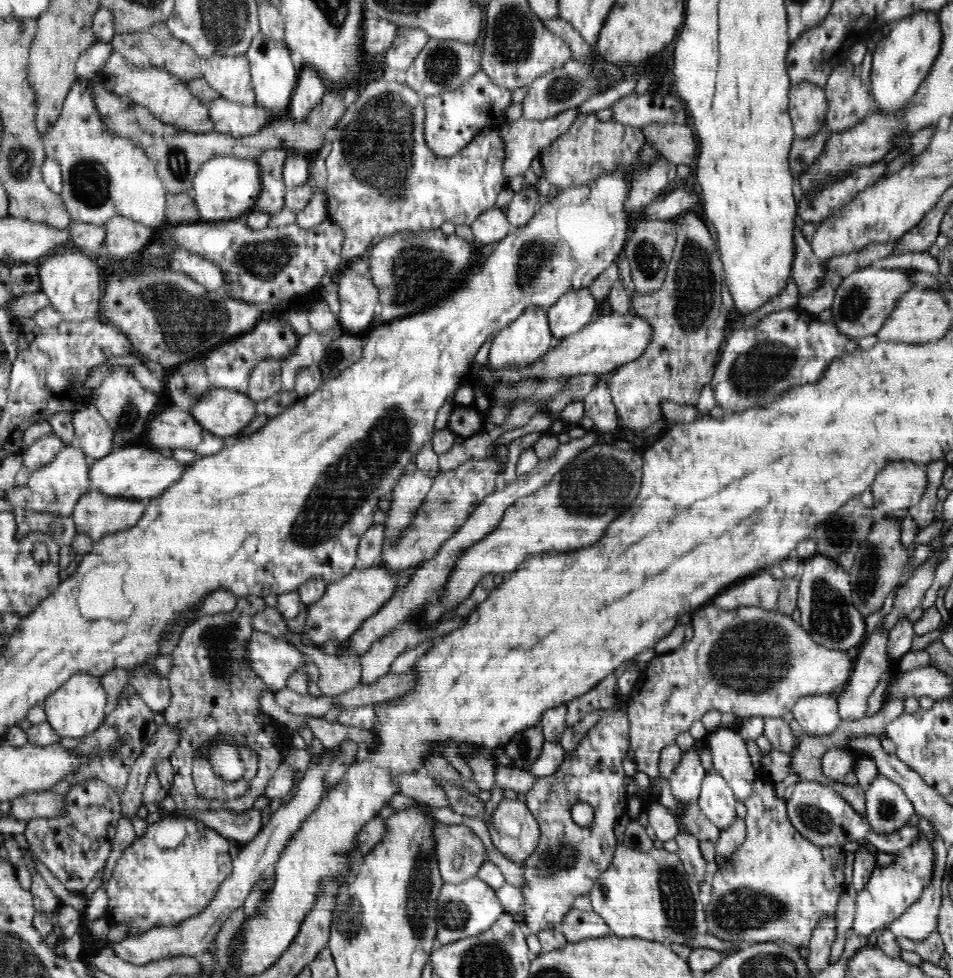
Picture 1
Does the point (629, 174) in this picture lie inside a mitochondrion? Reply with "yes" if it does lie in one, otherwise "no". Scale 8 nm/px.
no

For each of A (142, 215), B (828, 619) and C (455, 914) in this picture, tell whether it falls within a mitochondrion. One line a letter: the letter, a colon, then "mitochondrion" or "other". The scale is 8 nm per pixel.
A: other
B: mitochondrion
C: mitochondrion

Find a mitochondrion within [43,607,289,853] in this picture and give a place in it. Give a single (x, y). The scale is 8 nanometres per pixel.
(219, 641)

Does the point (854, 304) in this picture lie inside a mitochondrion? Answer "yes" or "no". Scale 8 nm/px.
yes

